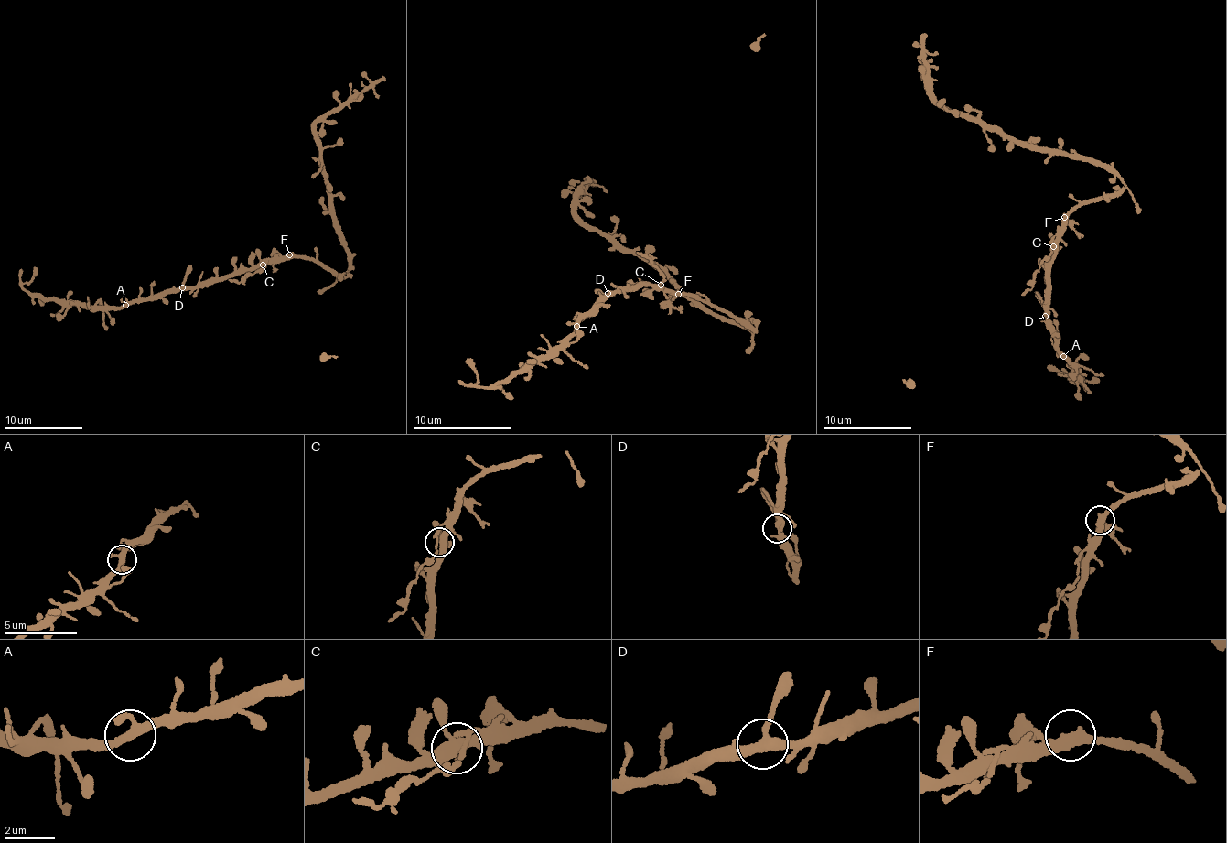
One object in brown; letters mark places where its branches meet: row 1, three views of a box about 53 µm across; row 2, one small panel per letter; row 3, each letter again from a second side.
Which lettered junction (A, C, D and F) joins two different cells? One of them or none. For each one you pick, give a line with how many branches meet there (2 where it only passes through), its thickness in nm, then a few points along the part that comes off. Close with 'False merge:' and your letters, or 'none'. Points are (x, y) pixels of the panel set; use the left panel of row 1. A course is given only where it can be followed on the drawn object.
False merge: none

